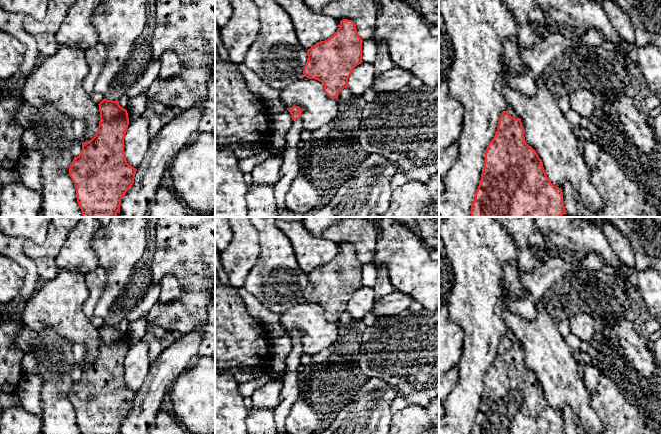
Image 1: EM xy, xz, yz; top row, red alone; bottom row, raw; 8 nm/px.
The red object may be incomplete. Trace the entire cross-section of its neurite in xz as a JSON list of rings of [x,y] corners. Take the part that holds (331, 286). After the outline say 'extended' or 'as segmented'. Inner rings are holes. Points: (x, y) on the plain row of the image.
[[[352,244],[340,245],[338,254],[325,265],[307,274],[308,283],[303,298],[320,305],[331,323],[348,311],[348,303],[362,285],[362,266]]]; as segmented

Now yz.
[[[503,335],[485,386],[471,434],[565,434],[562,413],[548,403],[543,386],[524,361],[521,343]]]; as segmented

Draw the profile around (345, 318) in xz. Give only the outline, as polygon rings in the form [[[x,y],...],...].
[[[346,311],[344,312],[340,317],[339,317],[339,320],[338,320],[338,325],[340,327],[342,326],[346,326],[348,325],[349,323],[351,323],[353,321],[352,317],[351,317],[351,314],[349,313],[349,311]]]

